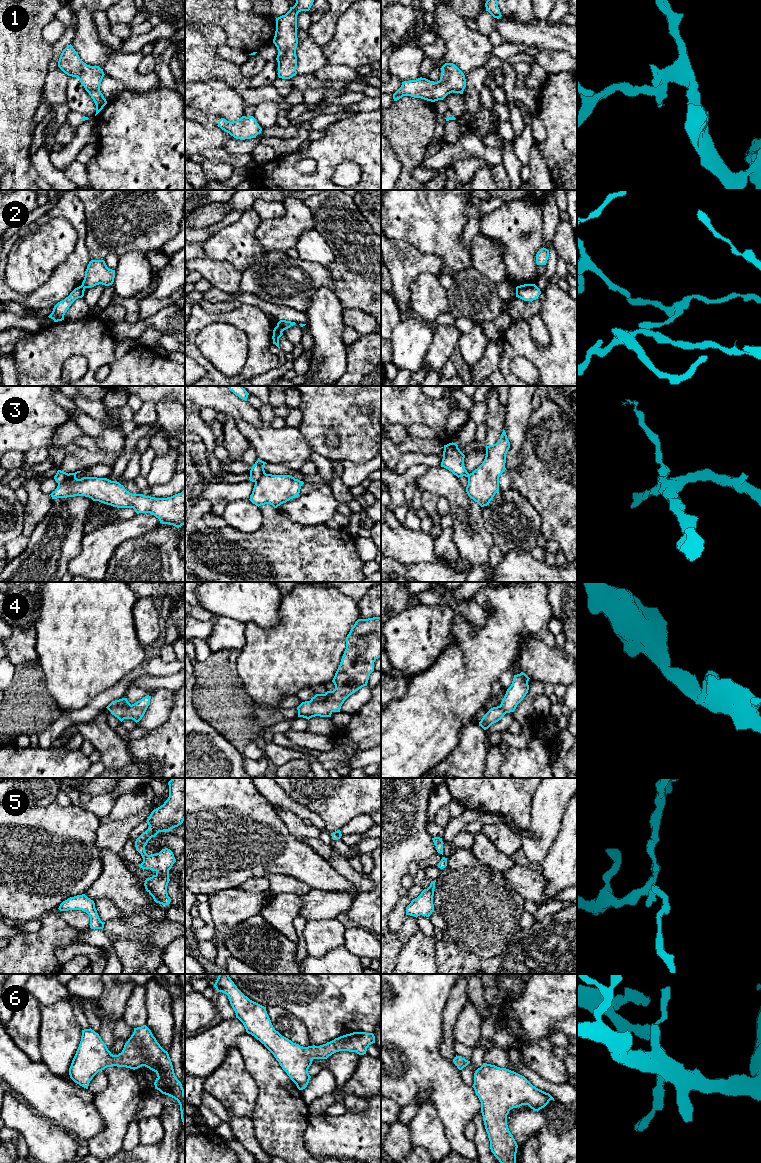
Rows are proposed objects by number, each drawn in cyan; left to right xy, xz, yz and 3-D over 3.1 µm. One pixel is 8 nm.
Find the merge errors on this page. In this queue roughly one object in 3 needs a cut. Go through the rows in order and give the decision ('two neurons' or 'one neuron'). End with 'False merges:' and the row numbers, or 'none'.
1: one neuron
2: two neurons
3: two neurons
4: one neuron
5: one neuron
6: one neuron
False merges: 2, 3

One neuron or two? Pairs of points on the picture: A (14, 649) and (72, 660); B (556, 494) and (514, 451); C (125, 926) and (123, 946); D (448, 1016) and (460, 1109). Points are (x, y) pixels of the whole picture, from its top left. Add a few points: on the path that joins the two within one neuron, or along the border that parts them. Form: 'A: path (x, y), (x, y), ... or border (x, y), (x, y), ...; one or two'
A: border (36, 629), (36, 653), (38, 659); two
B: border (526, 435), (520, 449), (521, 463), (506, 470); two
C: border (123, 938), (113, 941); two
D: border (443, 1038), (440, 1044), (440, 1053), (452, 1061); two

